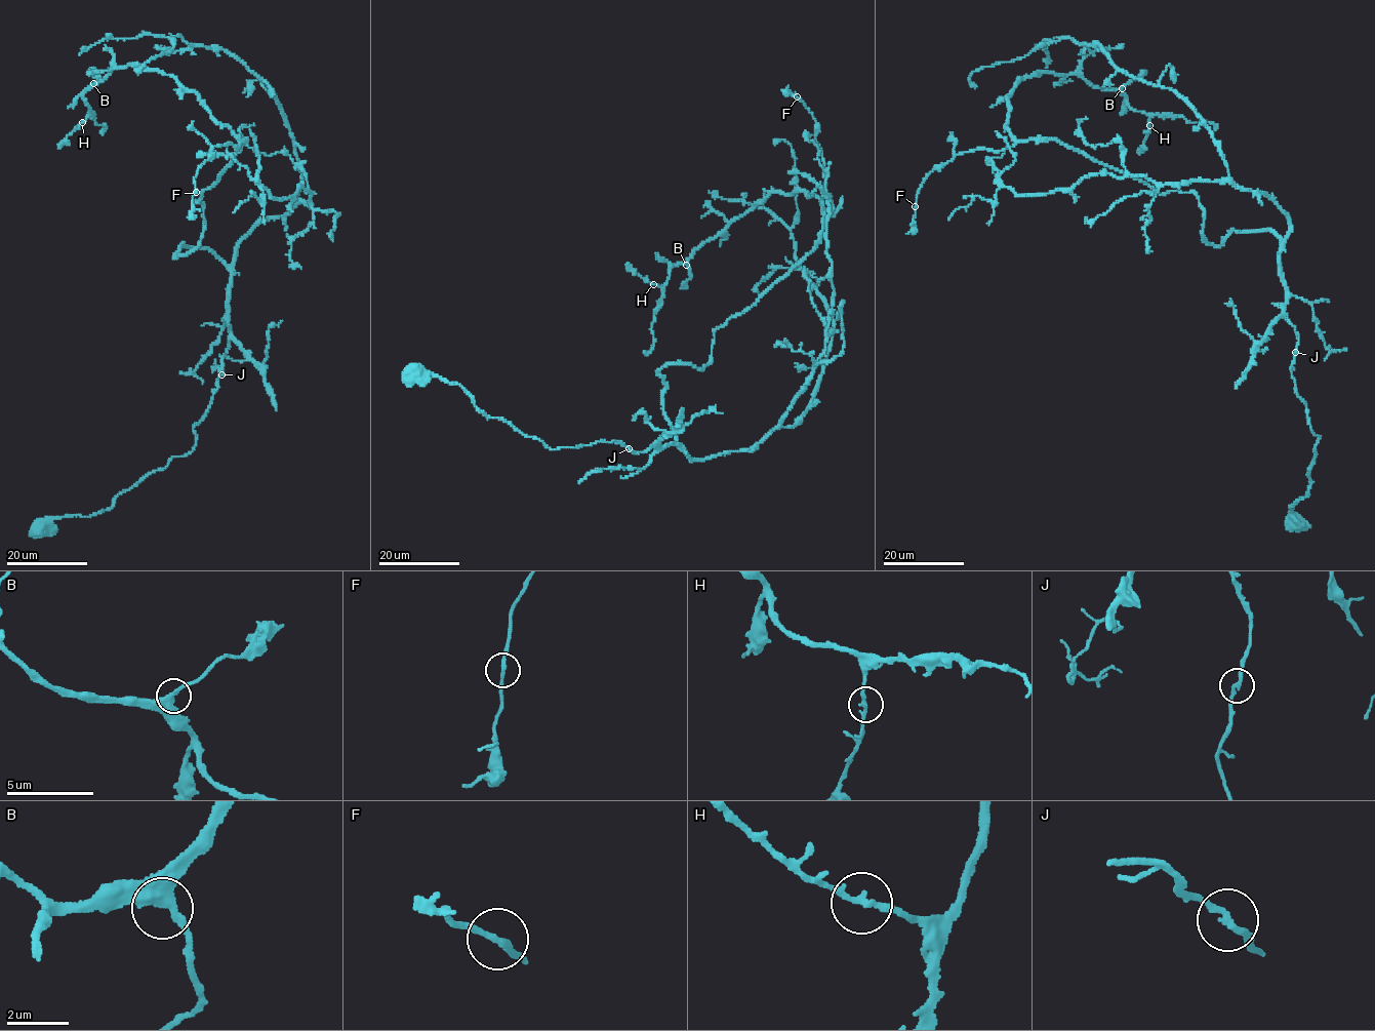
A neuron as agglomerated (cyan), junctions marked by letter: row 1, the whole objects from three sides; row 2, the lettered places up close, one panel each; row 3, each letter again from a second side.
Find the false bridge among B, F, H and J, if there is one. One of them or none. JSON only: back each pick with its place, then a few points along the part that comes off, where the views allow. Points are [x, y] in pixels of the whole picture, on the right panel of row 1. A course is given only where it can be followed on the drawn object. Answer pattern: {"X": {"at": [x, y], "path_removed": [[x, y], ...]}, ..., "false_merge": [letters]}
{"false_merge": []}

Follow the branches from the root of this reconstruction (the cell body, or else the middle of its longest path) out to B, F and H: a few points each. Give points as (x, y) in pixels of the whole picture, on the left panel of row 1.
B: (41, 530), (189, 454), (229, 344), (231, 269), (173, 256), (246, 142), (169, 75), (93, 83)
F: (41, 530), (196, 444), (231, 269), (173, 256), (245, 141), (212, 149), (195, 193)
H: (41, 530), (189, 454), (229, 344), (231, 269), (173, 256), (246, 142), (134, 64), (84, 90), (82, 122)

